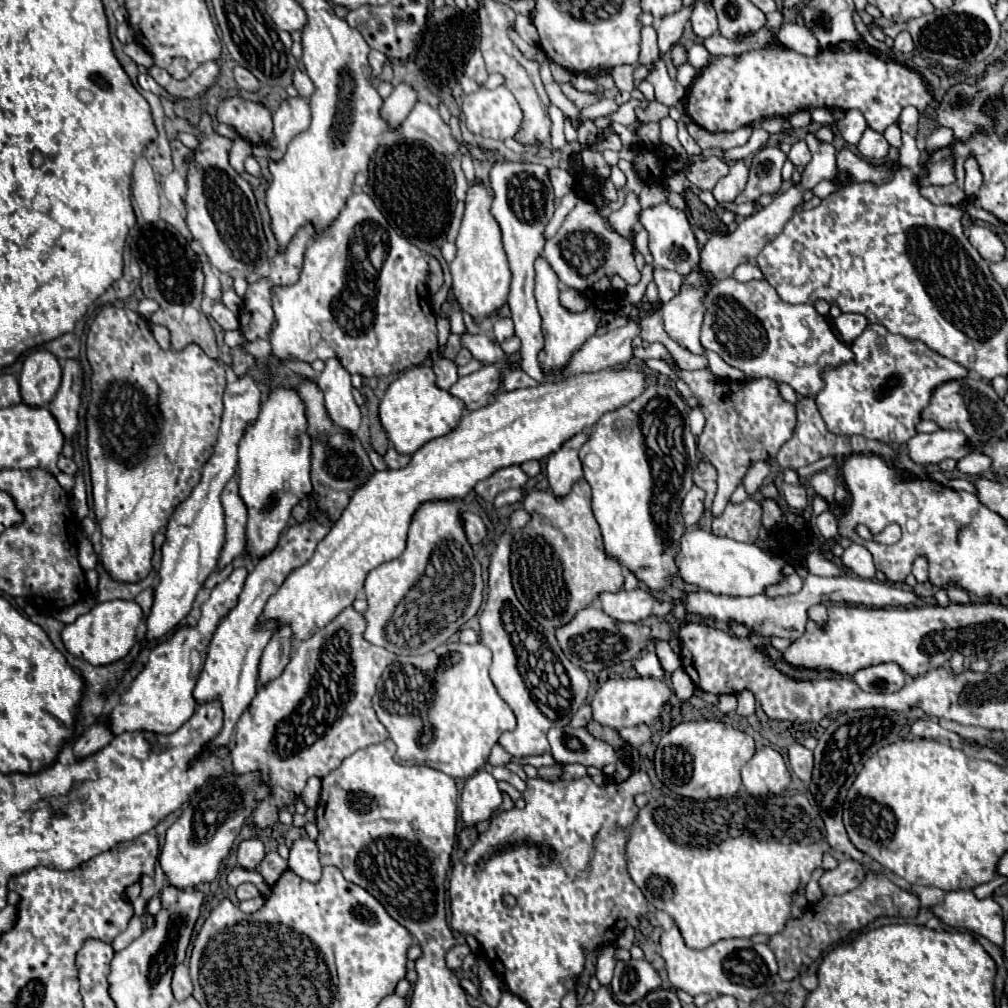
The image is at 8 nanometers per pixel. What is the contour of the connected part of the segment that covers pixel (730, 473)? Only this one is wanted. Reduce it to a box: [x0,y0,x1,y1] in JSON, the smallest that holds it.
[674,368,796,518]

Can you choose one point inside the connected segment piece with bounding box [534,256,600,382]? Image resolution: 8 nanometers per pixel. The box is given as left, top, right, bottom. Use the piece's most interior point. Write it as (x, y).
(564, 332)

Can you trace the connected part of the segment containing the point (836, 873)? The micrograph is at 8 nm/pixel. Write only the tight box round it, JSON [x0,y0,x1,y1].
[818,860,864,896]

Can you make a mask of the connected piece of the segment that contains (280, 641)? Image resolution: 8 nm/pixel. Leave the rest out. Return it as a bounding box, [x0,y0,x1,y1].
[260,628,292,684]

